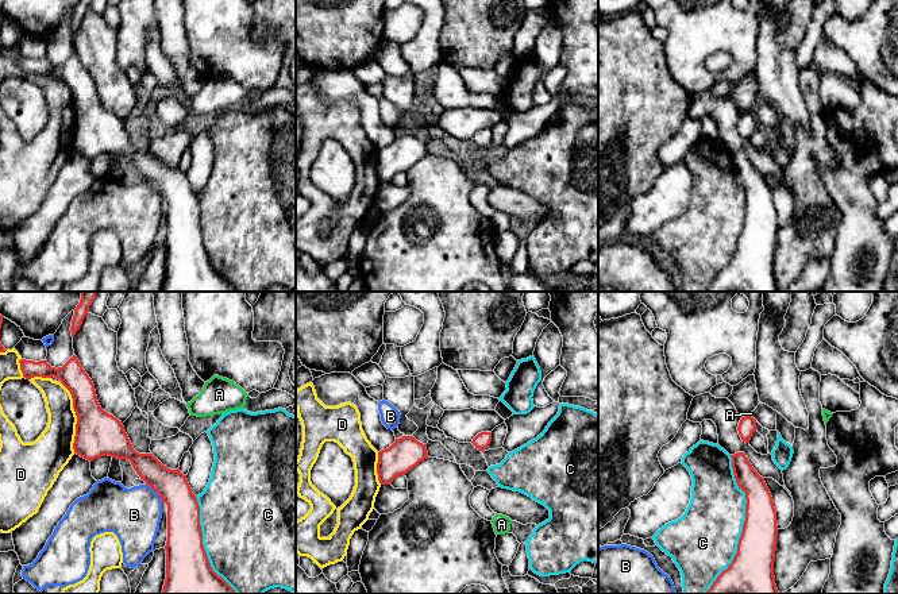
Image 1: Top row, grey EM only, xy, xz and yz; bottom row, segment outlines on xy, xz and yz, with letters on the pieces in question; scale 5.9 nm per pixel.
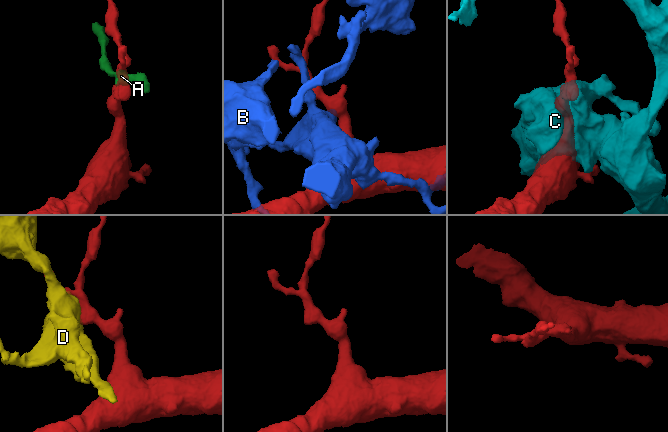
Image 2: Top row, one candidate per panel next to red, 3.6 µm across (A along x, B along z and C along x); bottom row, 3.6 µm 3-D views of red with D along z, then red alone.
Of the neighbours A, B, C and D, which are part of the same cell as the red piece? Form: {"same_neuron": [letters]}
{"same_neuron": ["A"]}

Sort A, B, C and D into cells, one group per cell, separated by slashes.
A / B / C / D

